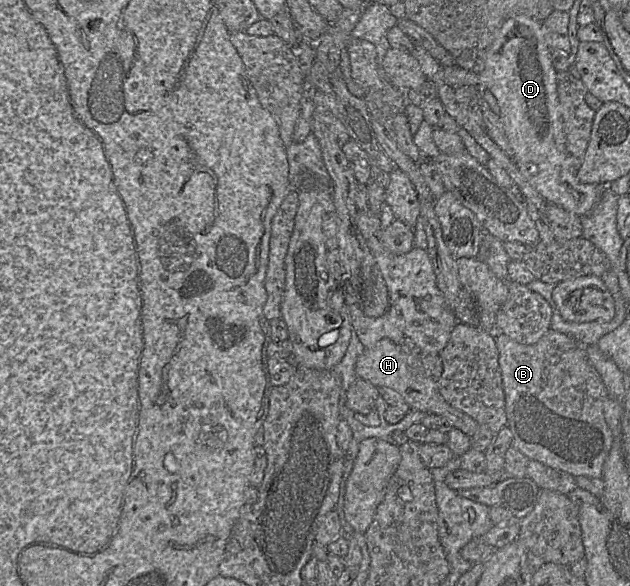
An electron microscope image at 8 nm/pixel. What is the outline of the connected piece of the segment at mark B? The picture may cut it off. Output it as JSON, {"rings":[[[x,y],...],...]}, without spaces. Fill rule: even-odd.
{"rings":[[[552,329],[531,345],[519,344],[498,330],[494,332],[494,337],[505,396],[506,426],[512,433],[511,446],[528,460],[538,461],[573,477],[601,478],[614,434],[604,416],[608,392],[590,364],[585,348],[572,337]]]}

